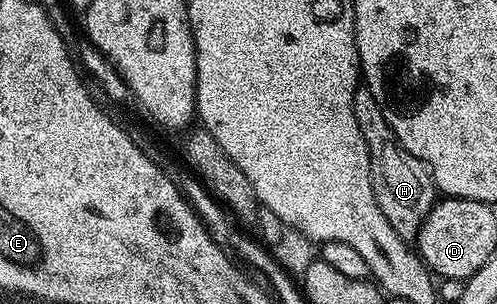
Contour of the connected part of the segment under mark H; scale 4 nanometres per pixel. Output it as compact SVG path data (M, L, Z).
M365 86L355 89L353 114L357 118L357 126L361 126L361 134L369 150L371 181L377 206L381 206L381 214L389 218L389 226L397 230L399 237L408 242L414 241L423 220L437 203L435 181L431 179L430 171L420 165L418 158L399 145L377 98Z

